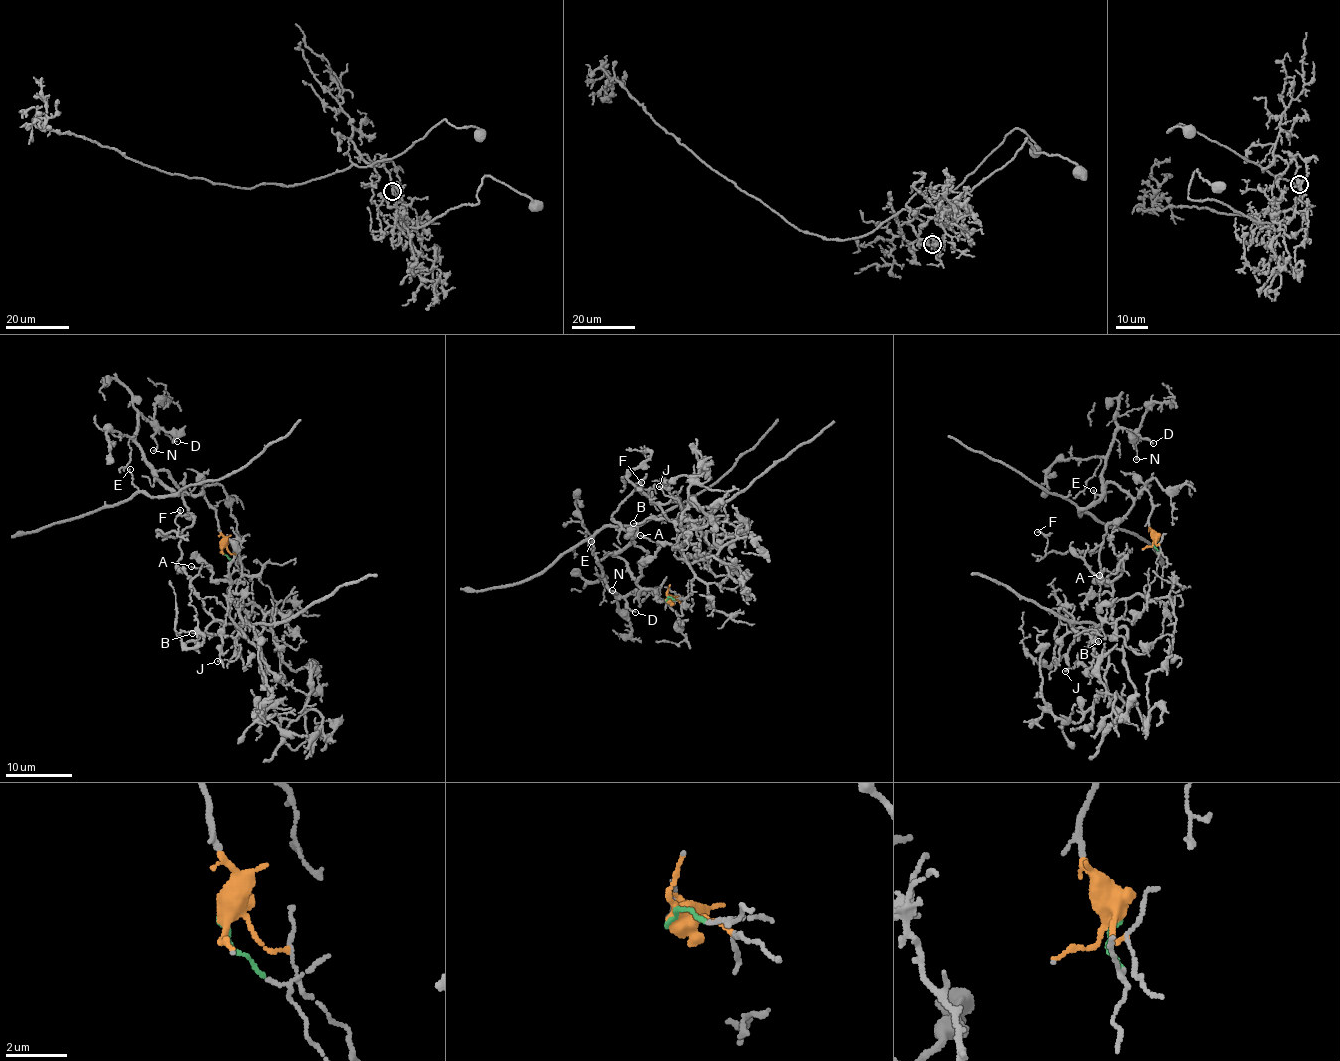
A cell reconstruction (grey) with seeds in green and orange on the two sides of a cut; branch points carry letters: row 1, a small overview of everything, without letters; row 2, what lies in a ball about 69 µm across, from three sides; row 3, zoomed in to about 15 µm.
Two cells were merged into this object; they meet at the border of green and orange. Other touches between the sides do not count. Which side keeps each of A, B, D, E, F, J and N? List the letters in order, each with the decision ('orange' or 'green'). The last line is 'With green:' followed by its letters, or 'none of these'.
A: green
B: green
D: orange
E: orange
F: orange
J: green
N: orange
With green: A, B, J

